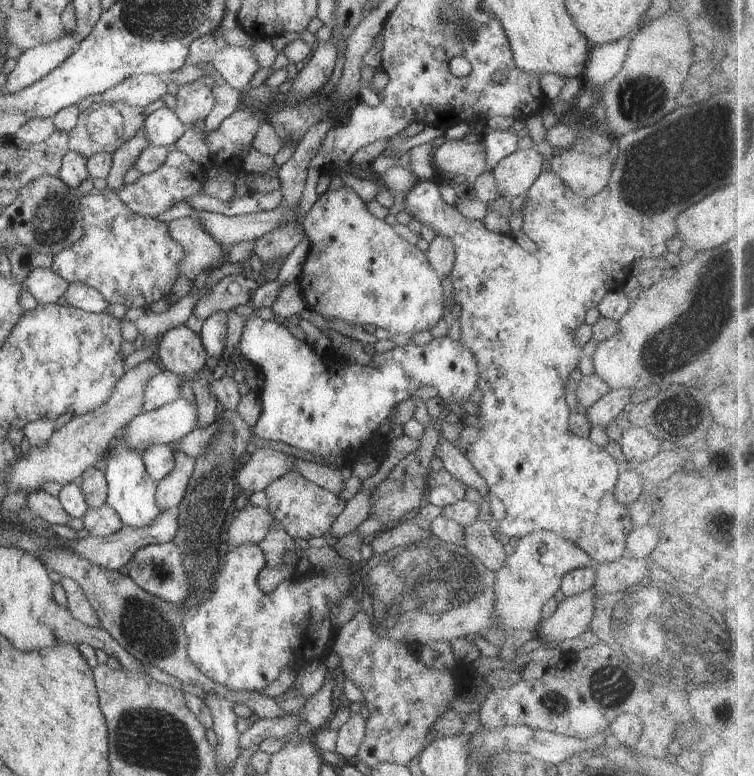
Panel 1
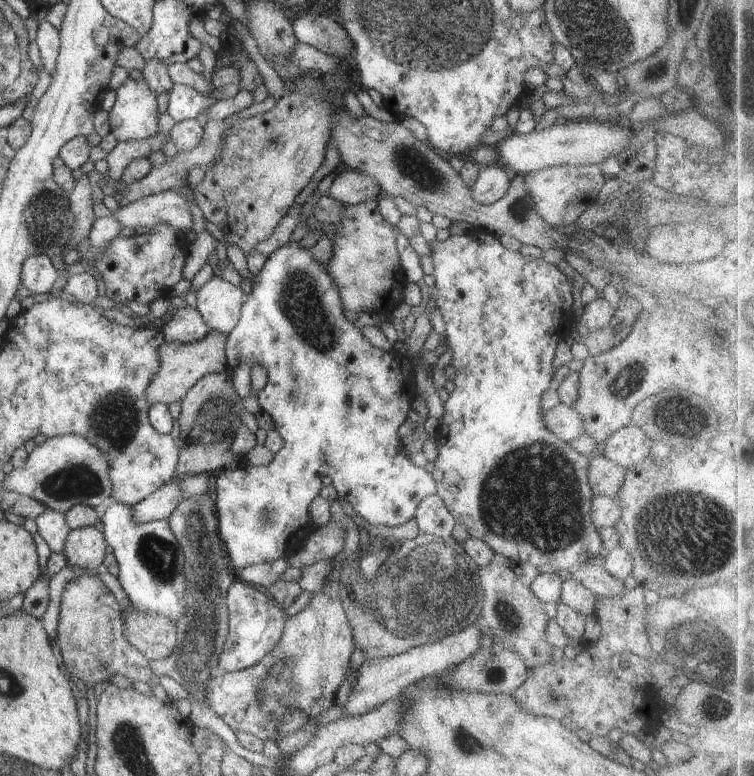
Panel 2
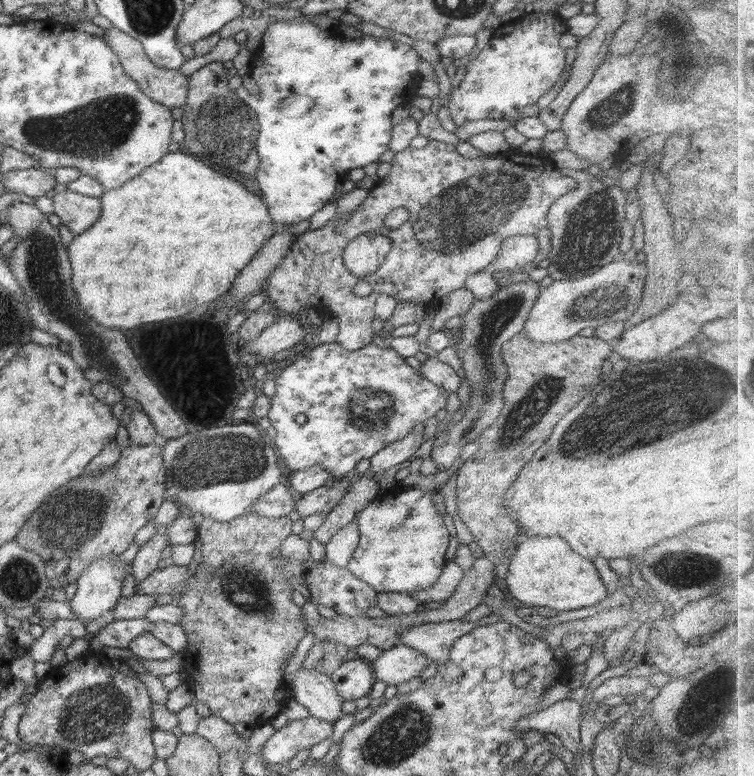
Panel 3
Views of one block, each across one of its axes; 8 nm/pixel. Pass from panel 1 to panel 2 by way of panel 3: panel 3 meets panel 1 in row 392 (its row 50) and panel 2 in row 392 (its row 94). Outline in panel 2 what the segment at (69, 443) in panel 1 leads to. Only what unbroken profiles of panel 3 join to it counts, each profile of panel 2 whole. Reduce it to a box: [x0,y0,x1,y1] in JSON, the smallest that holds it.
[146,331,227,405]

